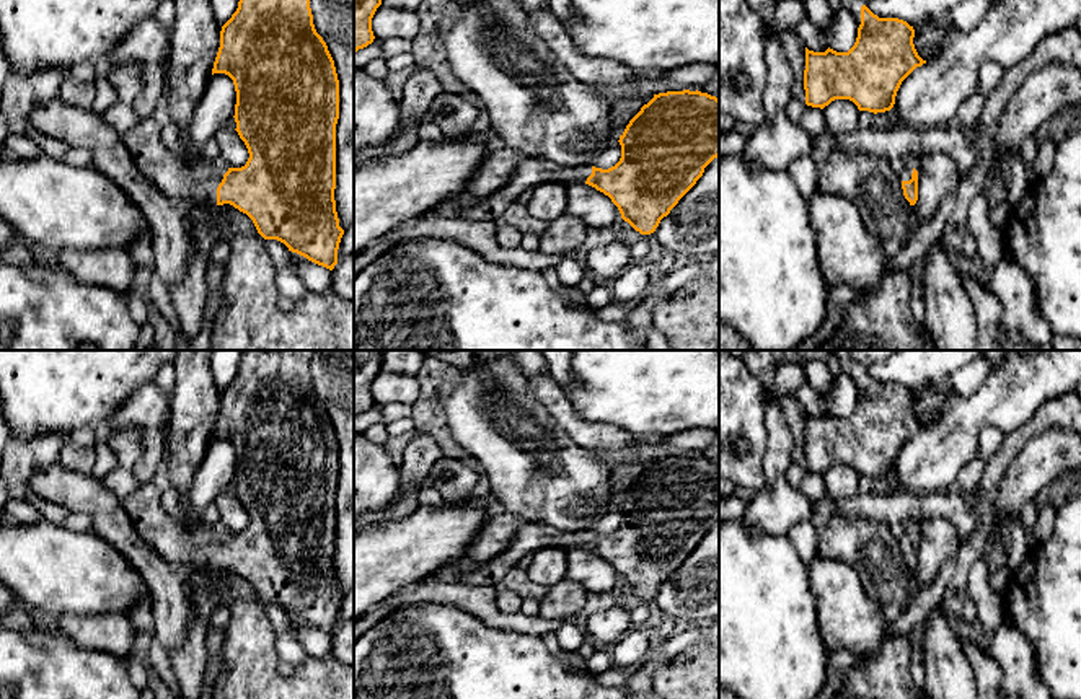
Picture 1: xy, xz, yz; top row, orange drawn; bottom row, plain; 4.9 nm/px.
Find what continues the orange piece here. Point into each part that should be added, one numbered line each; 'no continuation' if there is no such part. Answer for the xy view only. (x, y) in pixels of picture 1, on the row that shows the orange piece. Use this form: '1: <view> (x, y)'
1: xy (188, 183)

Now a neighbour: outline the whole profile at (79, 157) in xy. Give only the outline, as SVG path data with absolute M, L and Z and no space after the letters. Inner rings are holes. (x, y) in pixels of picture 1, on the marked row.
M70 147L62 160L78 168L91 166L91 155L86 148L82 147Z

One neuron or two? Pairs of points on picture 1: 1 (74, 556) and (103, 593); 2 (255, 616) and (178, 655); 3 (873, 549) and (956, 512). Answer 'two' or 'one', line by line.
1: one
2: two
3: two

